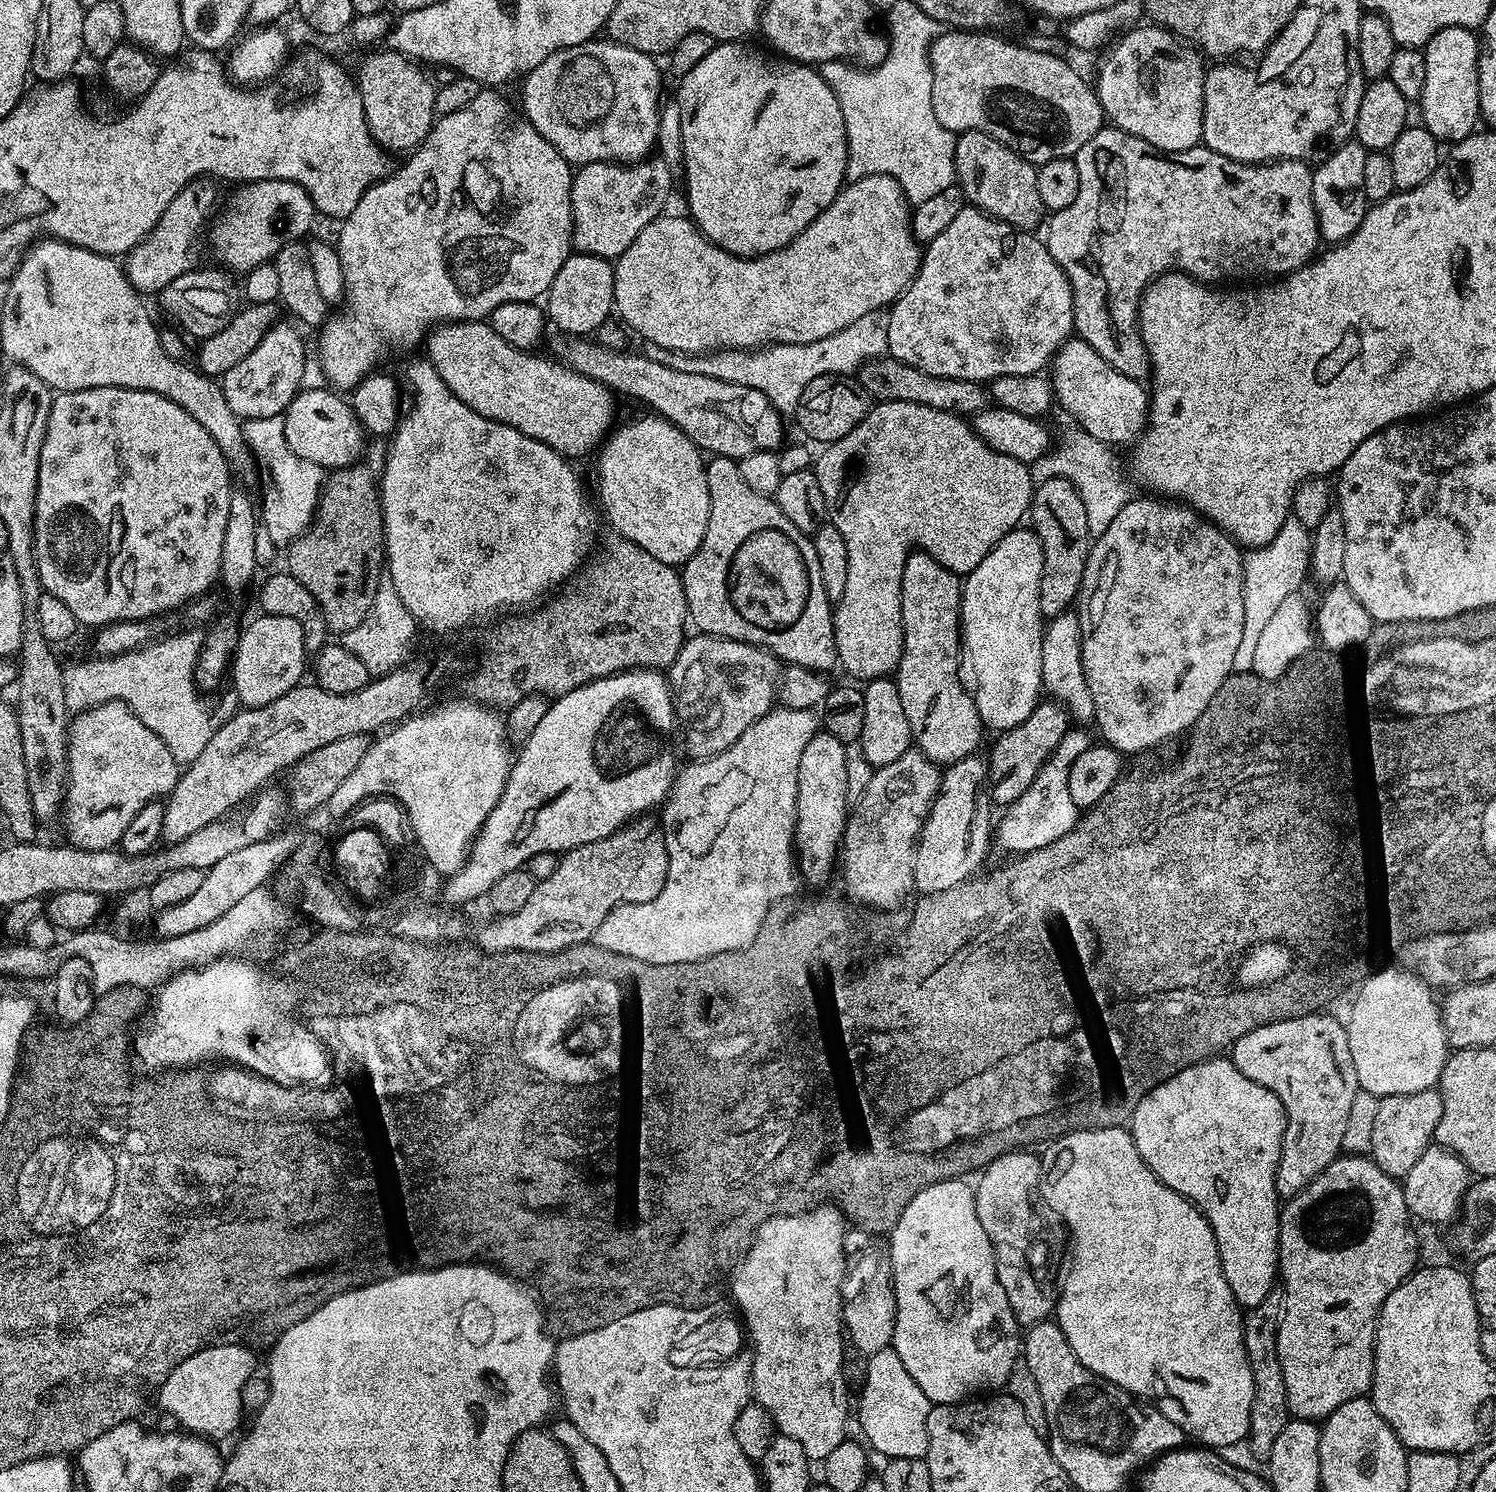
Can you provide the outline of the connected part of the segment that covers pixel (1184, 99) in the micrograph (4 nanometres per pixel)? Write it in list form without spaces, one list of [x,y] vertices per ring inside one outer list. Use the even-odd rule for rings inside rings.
[[[1144,27],[1125,31],[1109,50],[1094,79],[1096,96],[1115,127],[1150,142],[1160,152],[1190,150],[1204,139],[1205,57],[1167,28]]]

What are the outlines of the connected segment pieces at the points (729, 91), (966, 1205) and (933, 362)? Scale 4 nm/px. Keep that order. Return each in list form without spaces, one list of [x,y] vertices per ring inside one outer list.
[[[720,42],[694,66],[685,76],[679,77],[680,97],[678,103],[682,110],[682,150],[684,162],[682,165],[682,177],[684,176],[684,188],[688,191],[687,215],[693,224],[699,228],[700,233],[710,242],[714,242],[722,250],[726,250],[735,256],[765,256],[774,250],[784,248],[822,210],[826,210],[834,202],[834,198],[846,183],[846,166],[848,165],[848,139],[846,138],[846,126],[842,118],[842,110],[838,106],[838,98],[834,90],[830,90],[827,82],[820,77],[815,67],[798,64],[794,60],[781,58],[779,55],[767,56],[756,48],[747,48],[744,42]]]
[[[964,1178],[940,1180],[937,1184],[923,1188],[910,1202],[910,1206],[902,1210],[902,1218],[898,1218],[898,1222],[892,1227],[890,1233],[892,1241],[886,1249],[886,1255],[892,1266],[892,1285],[896,1295],[896,1321],[890,1346],[896,1351],[898,1358],[902,1358],[902,1366],[906,1366],[910,1378],[918,1382],[922,1394],[926,1394],[931,1404],[958,1404],[969,1398],[976,1398],[981,1394],[992,1394],[1003,1389],[1010,1378],[1010,1370],[1014,1370],[1022,1352],[1022,1328],[1016,1323],[1014,1310],[1010,1310],[1010,1302],[1006,1299],[1006,1290],[1002,1290],[1002,1282],[998,1282],[996,1255],[990,1238],[986,1238],[986,1230],[982,1230],[982,1222],[978,1222],[976,1193],[973,1185],[967,1184],[968,1182]]]
[[[964,206],[958,214],[958,218],[954,218],[954,222],[950,222],[950,226],[946,226],[946,230],[942,230],[942,234],[938,234],[938,238],[927,241],[915,278],[910,281],[895,304],[891,305],[888,312],[888,321],[890,322],[888,355],[892,359],[906,362],[926,374],[934,374],[942,378],[966,378],[967,380],[991,382],[1010,374],[1043,373],[1051,365],[1052,357],[1055,356],[1057,350],[1073,335],[1073,318],[1072,287],[1062,266],[1058,266],[1058,262],[1054,262],[1047,243],[1041,237],[1039,240],[1031,231],[1016,228],[1013,224],[1007,224],[1005,220],[998,220],[995,216],[990,216],[975,206]]]

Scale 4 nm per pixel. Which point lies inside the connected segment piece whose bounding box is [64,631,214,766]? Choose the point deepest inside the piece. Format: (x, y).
(158, 682)

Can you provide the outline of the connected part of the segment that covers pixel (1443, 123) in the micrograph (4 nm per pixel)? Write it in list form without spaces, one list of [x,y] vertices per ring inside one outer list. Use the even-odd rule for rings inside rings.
[[[1443,28],[1430,38],[1423,49],[1426,62],[1426,78],[1422,86],[1422,94],[1418,101],[1420,112],[1424,115],[1423,127],[1430,130],[1441,142],[1455,142],[1472,135],[1477,131],[1480,120],[1480,103],[1478,102],[1478,54],[1480,42],[1477,33],[1471,28]]]

